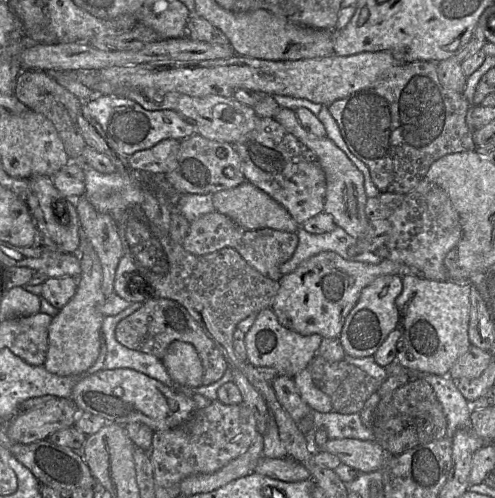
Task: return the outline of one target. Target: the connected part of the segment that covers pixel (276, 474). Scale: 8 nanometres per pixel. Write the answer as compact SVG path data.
M262 457L255 468L256 473L284 482L298 482L311 479L310 472L292 458L272 459Z

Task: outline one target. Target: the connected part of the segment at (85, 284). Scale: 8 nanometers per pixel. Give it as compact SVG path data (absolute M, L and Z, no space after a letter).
M81 228L78 258L81 275L78 278L77 291L57 316L53 317L49 326L49 346L44 367L59 376L76 375L88 370L96 362L102 346L102 325L105 316L101 313L101 306L108 297L102 290L101 262L90 242L82 236Z

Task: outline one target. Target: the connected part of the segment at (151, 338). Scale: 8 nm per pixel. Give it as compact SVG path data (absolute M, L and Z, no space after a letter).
M151 297L140 309L118 323L115 330L115 337L123 346L154 355L160 360L164 358L168 347L174 341L183 341L192 344L203 366L202 386L209 385L221 379L229 367L216 342L190 315L184 306L171 299Z

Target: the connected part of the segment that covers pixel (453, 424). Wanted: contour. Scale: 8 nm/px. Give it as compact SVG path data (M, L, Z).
M417 373L411 379L414 378L424 379L433 388L447 420L447 437L451 438L459 429L470 427L472 407L457 389L456 381L450 376L429 373Z

